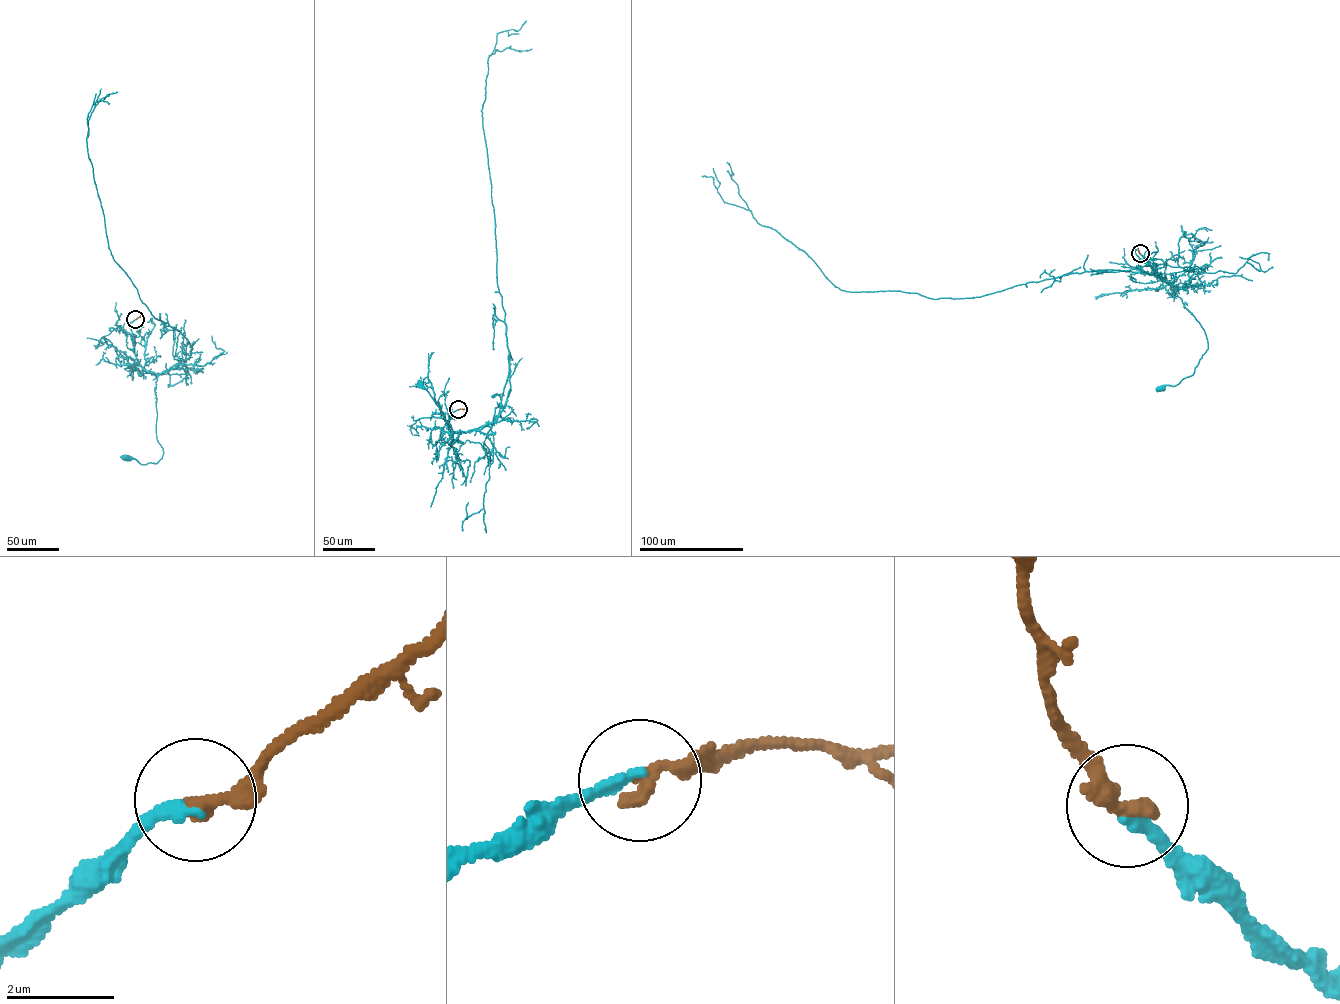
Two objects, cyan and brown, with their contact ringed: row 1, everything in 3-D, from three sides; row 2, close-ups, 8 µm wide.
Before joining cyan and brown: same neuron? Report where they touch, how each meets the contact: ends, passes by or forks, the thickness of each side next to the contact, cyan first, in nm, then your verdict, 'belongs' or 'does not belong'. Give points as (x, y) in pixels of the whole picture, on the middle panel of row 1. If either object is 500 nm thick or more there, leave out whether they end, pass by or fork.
place (458, 409); cyan ends; brown ends; calibres 200 and 320 nm; belongs

